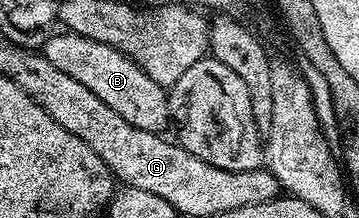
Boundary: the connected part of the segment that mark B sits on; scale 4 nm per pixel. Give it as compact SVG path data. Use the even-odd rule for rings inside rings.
M58 31L51 38L44 40L41 52L57 71L65 71L77 79L84 87L89 87L101 103L106 103L121 119L133 123L133 127L141 127L141 131L162 134L163 128L169 125L170 103L168 90L164 86L153 83L141 67L131 57L127 57L121 51L117 51L112 45L106 45L100 41L94 41L92 37L77 35L70 31Z

